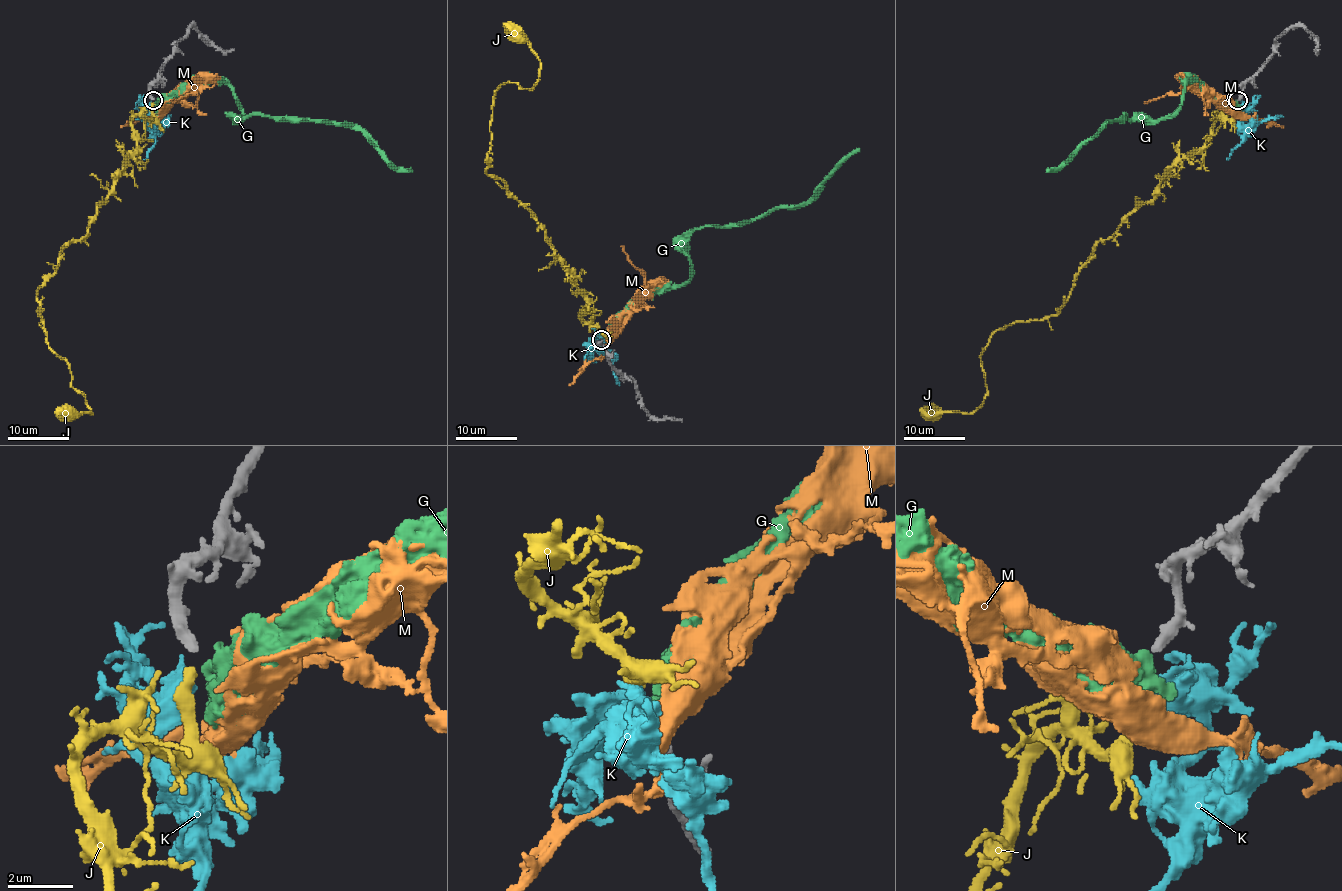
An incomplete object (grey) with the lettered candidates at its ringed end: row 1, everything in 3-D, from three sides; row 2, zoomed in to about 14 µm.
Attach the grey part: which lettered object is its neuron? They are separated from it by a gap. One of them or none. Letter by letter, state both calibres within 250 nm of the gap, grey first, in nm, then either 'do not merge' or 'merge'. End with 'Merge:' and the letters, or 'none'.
G: calibres 360 and 550 nm; do not merge
J: calibres 360 and 380 nm; merge
K: calibres 360 and 360 nm; do not merge
M: calibres 360 and 180 nm; do not merge
Merge: J

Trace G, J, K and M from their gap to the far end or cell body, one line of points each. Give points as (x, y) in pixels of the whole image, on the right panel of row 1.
G: (1237, 101), (1217, 101), (1188, 80), (1170, 117), (1124, 115), (1106, 123), (1046, 172)
J: (1236, 104), (1159, 192), (1097, 244), (1055, 314), (993, 334), (980, 354), (986, 394), (974, 410), (921, 410)
K: (1239, 104), (1246, 117), (1245, 124), (1283, 117)
M: (1234, 103), (1214, 95), (1201, 95), (1194, 89), (1165, 94), (1144, 103)

